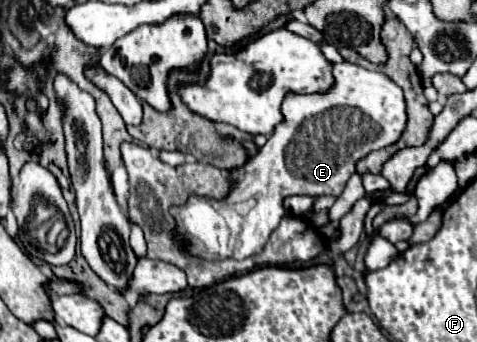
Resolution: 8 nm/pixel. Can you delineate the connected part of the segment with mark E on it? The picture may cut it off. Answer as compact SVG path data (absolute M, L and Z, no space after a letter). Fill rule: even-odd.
M335 63L333 65L335 85L321 97L321 93L315 95L301 95L297 97L291 93L285 99L283 113L285 121L277 125L277 129L271 133L265 147L259 149L255 157L251 157L245 167L233 171L235 183L233 193L225 201L209 201L205 197L191 197L187 203L173 207L171 213L177 221L177 239L183 239L189 243L189 253L205 257L205 259L247 259L263 251L271 231L279 225L281 217L285 215L283 199L291 195L341 195L345 189L345 183L355 173L357 161L367 157L373 151L385 149L389 145L395 145L405 127L407 127L407 105L403 89L393 83L389 77L385 77L379 71L367 71L353 63Z

